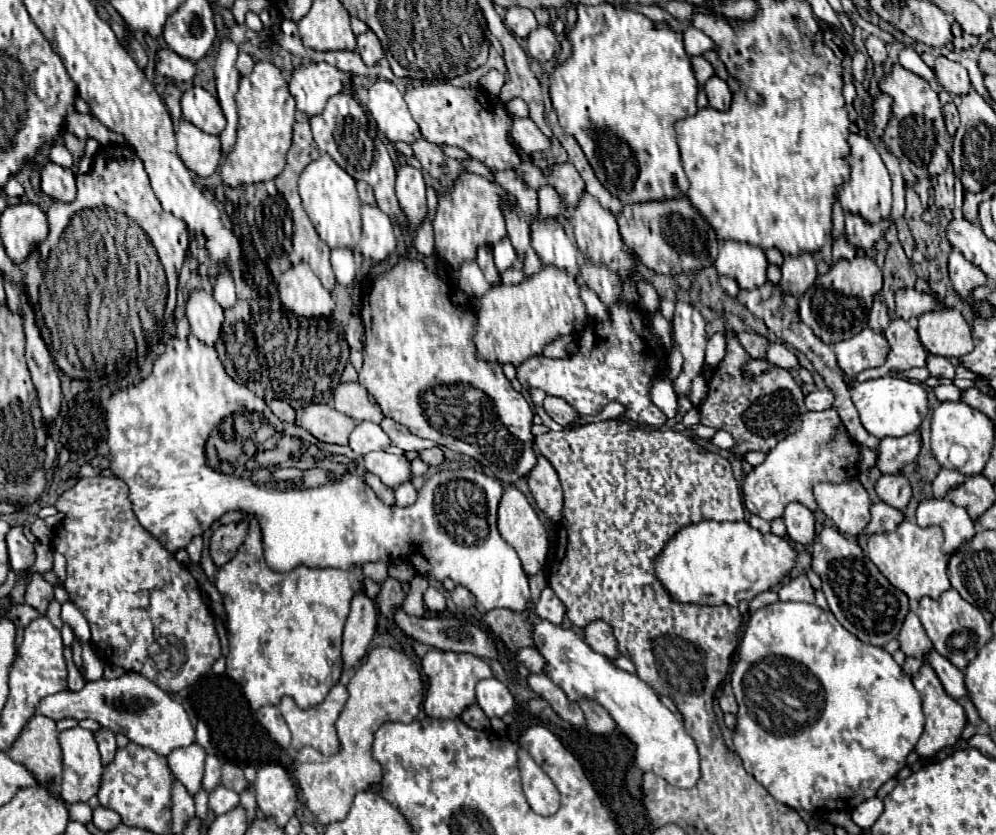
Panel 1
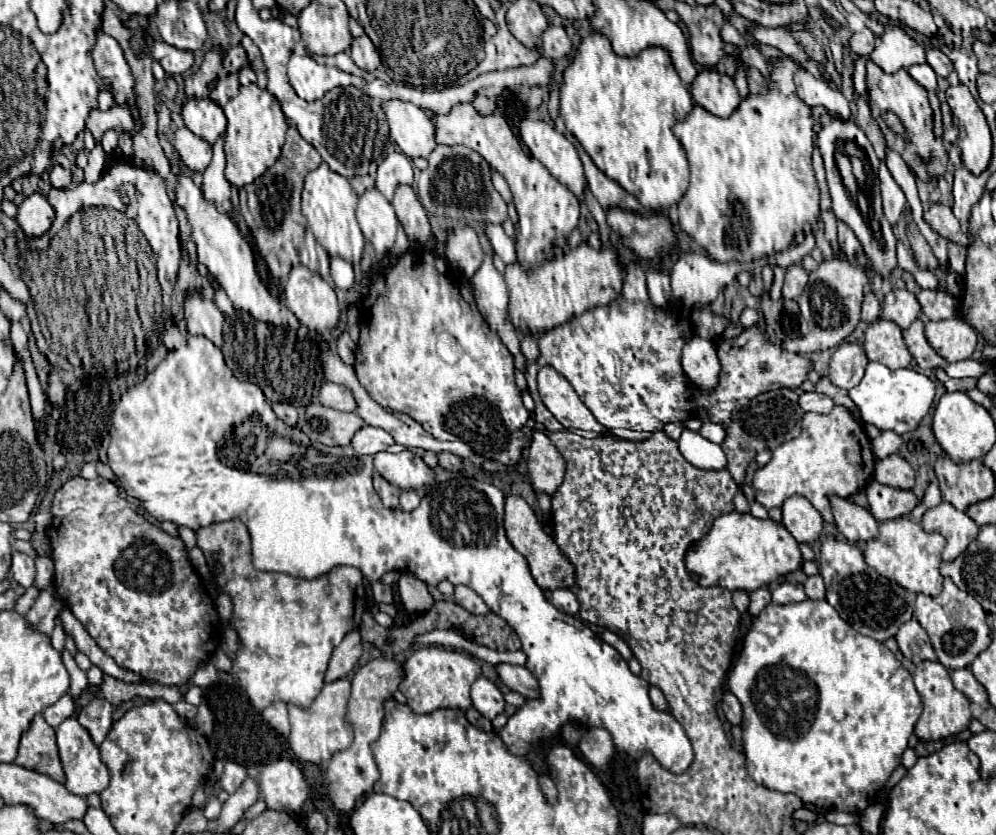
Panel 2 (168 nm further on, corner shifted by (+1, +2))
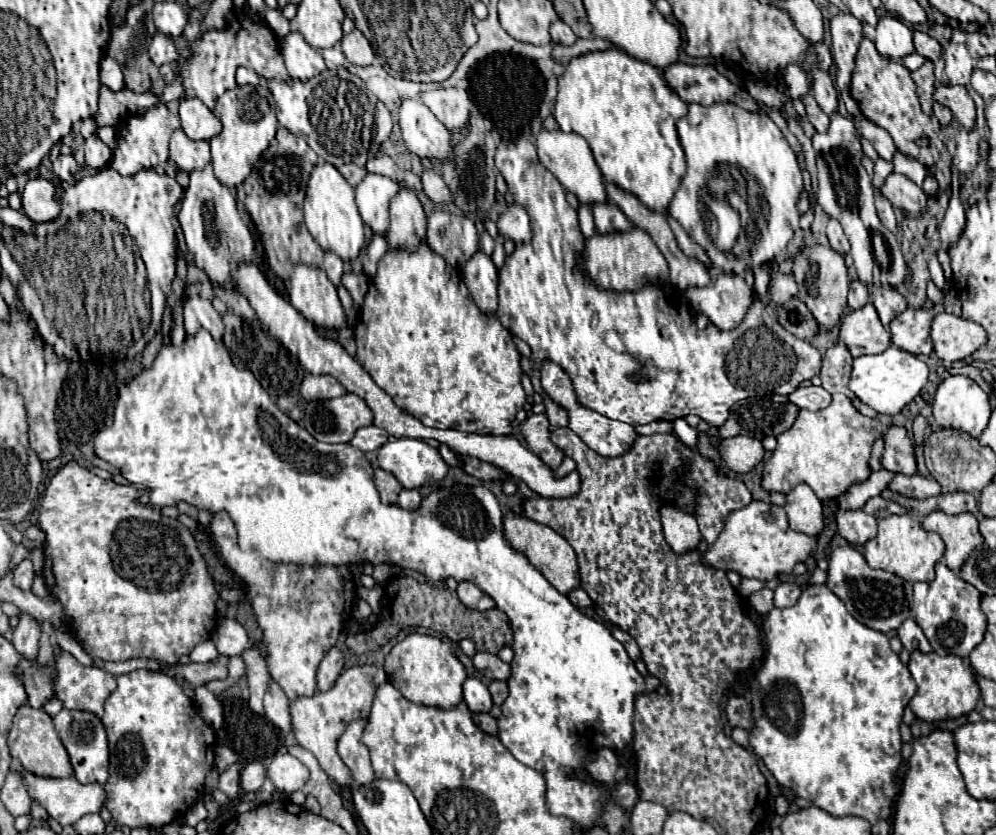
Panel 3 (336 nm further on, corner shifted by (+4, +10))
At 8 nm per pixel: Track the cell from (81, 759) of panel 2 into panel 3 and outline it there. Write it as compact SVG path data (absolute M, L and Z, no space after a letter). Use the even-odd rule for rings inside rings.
M61 709L53 717L55 729L69 753L73 775L81 783L105 783L109 773L109 747L107 747L107 735L103 729L103 723L99 717L87 713L87 711L71 711L71 709Z

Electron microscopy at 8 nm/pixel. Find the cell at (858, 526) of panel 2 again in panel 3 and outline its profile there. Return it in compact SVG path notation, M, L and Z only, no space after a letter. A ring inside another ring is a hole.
M863 509L839 511L837 515L837 531L849 543L865 545L871 537L877 535L877 519Z

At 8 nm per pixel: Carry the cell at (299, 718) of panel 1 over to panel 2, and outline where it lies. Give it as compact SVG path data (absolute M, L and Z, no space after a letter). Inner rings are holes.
M338 679L334 683L328 683L322 687L320 695L312 703L310 709L300 709L296 705L288 705L288 715L290 715L290 749L294 755L302 761L310 763L326 763L336 751L346 749L352 743L354 737L354 727L344 719L348 711L348 697L350 697L350 679Z

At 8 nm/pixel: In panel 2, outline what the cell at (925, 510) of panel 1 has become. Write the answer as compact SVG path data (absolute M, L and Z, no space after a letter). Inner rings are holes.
M942 501L936 509L930 509L922 519L922 529L932 533L938 531L946 539L942 553L944 561L954 561L960 557L968 545L976 539L980 527L962 511L956 511L950 503Z

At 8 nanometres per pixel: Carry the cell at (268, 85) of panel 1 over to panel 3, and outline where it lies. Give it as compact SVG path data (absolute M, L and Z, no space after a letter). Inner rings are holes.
M250 85L237 86L237 89L225 91L217 99L213 113L223 123L223 131L209 141L215 177L227 187L237 187L247 179L255 161L261 157L261 153L269 147L269 143L275 137L275 131L277 131L275 101L267 87L263 89L263 87Z

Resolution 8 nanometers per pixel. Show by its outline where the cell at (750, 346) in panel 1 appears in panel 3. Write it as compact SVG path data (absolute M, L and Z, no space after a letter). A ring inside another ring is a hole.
M815 245L807 251L799 251L795 255L793 277L799 285L799 299L805 301L817 325L827 333L833 331L841 323L841 315L847 309L847 293L851 283L843 255L839 255L831 247L821 247L821 245Z

